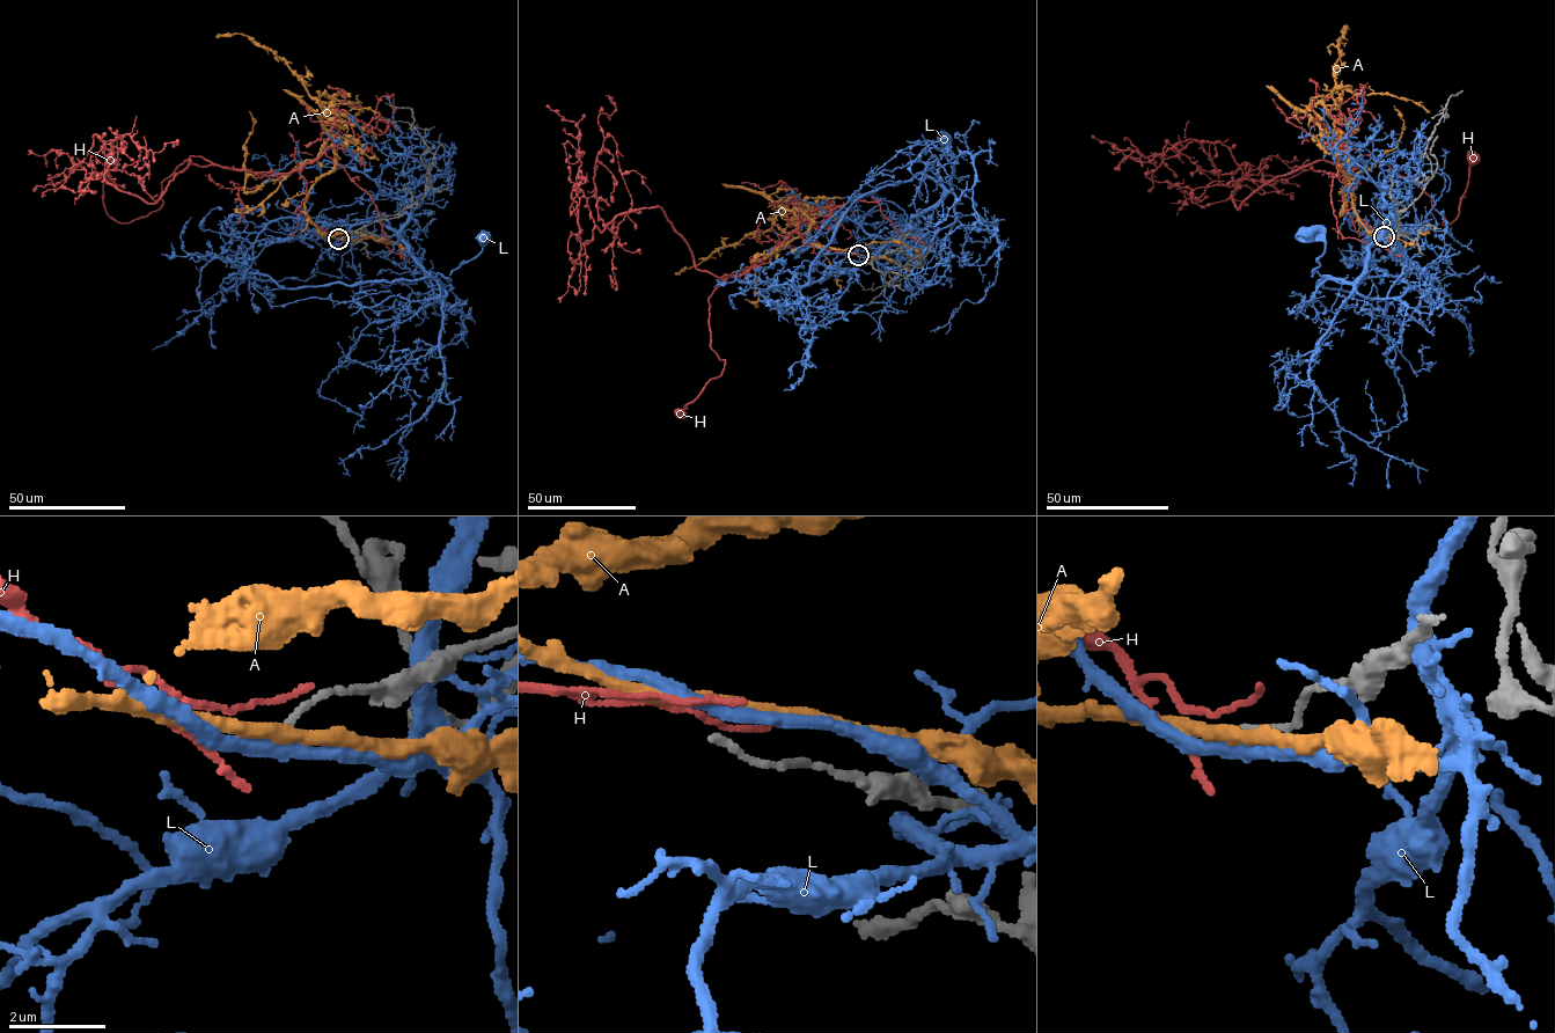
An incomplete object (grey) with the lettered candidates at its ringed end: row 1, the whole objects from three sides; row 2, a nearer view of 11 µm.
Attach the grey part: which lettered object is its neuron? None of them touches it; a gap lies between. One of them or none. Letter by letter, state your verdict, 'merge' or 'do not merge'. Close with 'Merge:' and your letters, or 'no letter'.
A: do not merge
H: merge
L: do not merge
Merge: H

